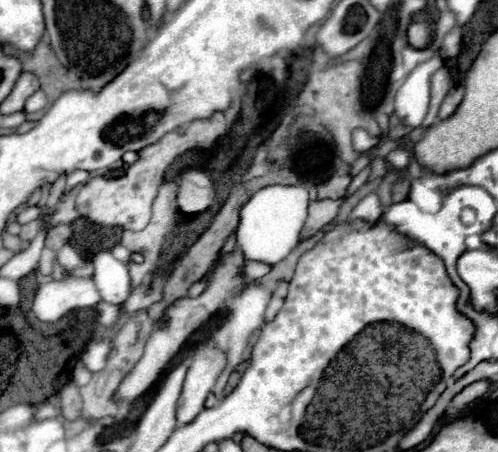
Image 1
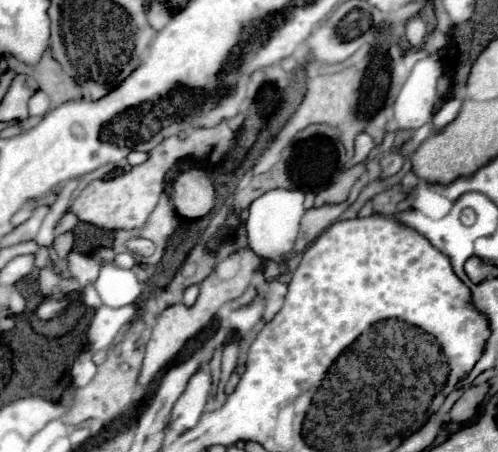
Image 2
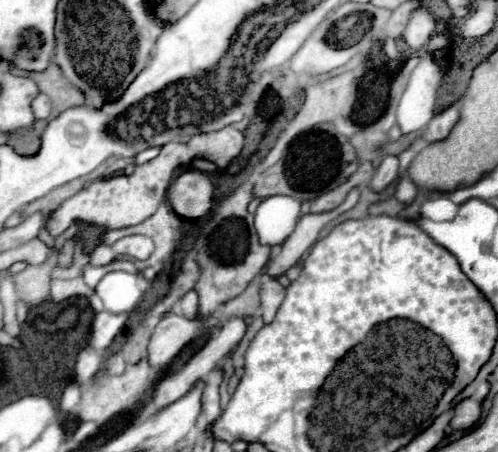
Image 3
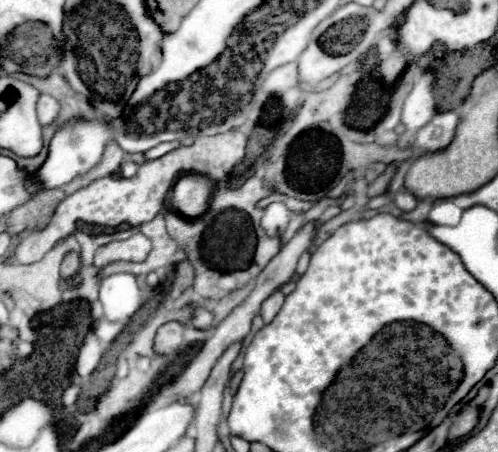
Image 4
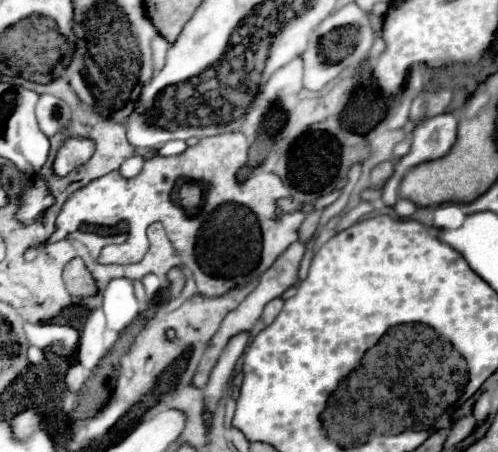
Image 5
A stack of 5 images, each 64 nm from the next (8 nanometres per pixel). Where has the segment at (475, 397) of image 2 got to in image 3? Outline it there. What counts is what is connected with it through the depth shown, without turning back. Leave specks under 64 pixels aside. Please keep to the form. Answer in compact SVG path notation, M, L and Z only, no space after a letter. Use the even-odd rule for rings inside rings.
M464 398L460 404L454 408L454 416L450 426L454 430L470 430L480 418L480 402L474 398Z

